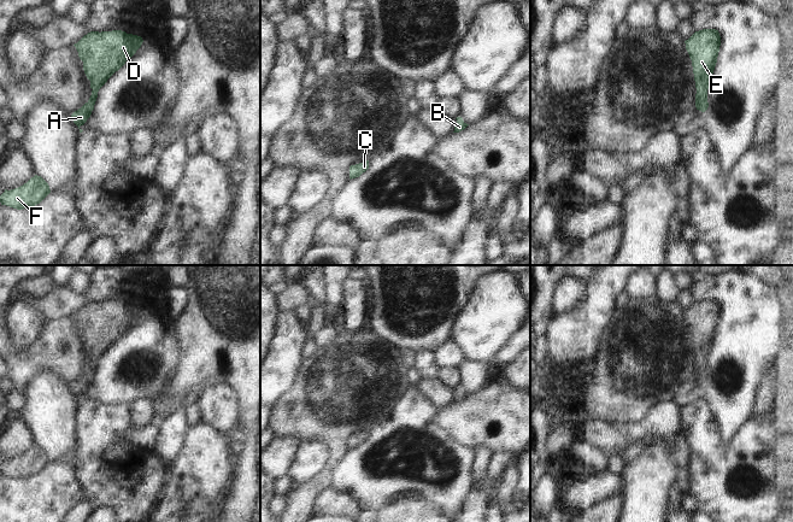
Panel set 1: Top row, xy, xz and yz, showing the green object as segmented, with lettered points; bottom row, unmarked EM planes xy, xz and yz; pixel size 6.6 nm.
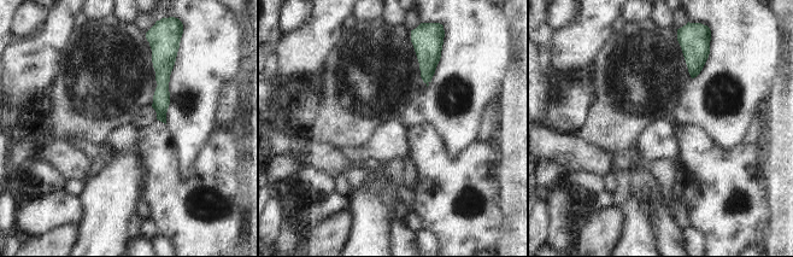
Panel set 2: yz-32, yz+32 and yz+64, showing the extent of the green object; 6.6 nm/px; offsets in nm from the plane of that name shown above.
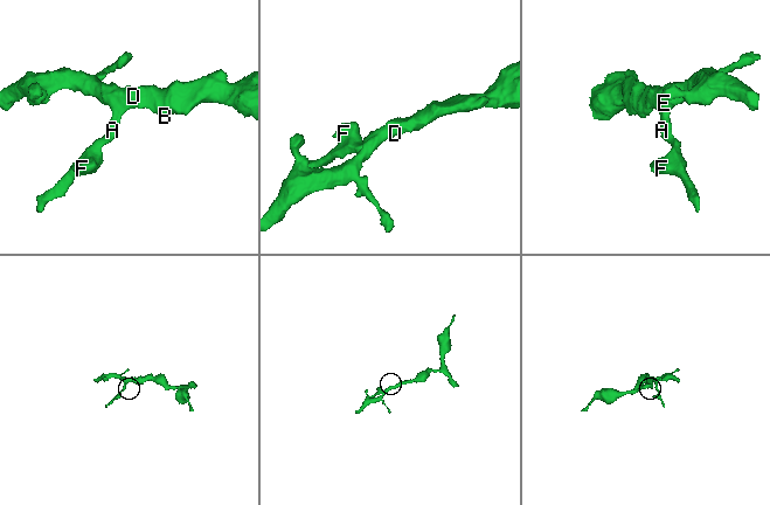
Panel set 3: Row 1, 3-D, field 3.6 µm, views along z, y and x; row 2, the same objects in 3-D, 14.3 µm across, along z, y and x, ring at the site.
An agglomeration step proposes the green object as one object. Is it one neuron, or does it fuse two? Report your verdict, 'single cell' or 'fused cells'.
single cell

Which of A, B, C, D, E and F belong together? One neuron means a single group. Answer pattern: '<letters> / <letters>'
A B C D E F

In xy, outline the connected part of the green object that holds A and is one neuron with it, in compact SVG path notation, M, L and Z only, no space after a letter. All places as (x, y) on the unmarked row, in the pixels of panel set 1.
M112 300L90 301L74 315L93 359L89 370L71 385L80 403L83 401L80 397L87 392L94 380L99 359L136 323L142 312L141 306Z

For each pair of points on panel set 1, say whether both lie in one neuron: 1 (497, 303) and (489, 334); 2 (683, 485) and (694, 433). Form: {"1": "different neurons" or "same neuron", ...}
{"1": "same neuron", "2": "different neurons"}

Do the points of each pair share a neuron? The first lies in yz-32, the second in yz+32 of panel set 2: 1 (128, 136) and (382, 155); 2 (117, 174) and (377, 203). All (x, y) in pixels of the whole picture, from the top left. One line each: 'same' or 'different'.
1: same
2: same

